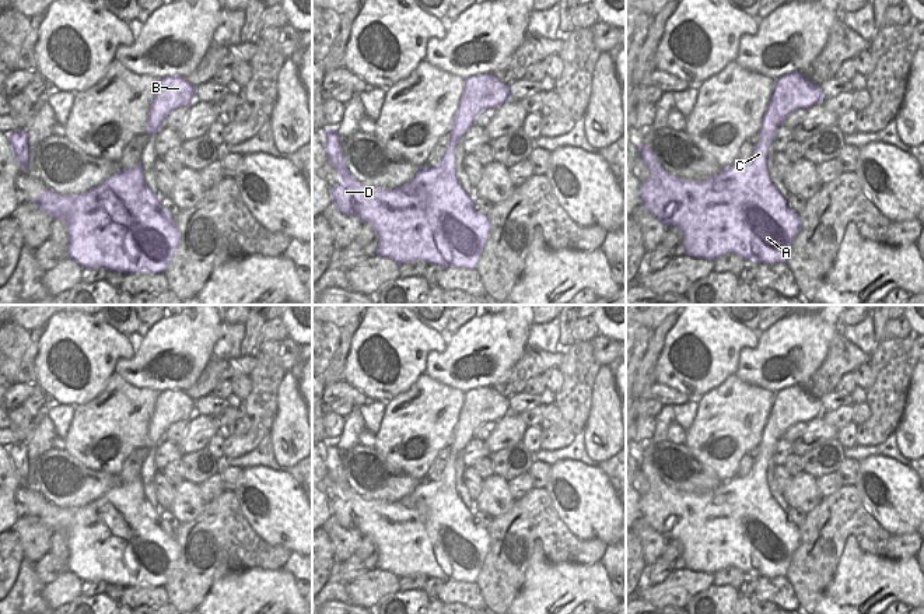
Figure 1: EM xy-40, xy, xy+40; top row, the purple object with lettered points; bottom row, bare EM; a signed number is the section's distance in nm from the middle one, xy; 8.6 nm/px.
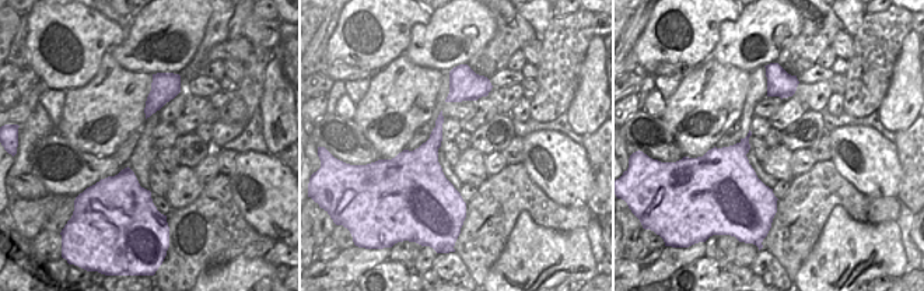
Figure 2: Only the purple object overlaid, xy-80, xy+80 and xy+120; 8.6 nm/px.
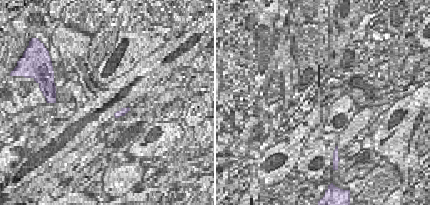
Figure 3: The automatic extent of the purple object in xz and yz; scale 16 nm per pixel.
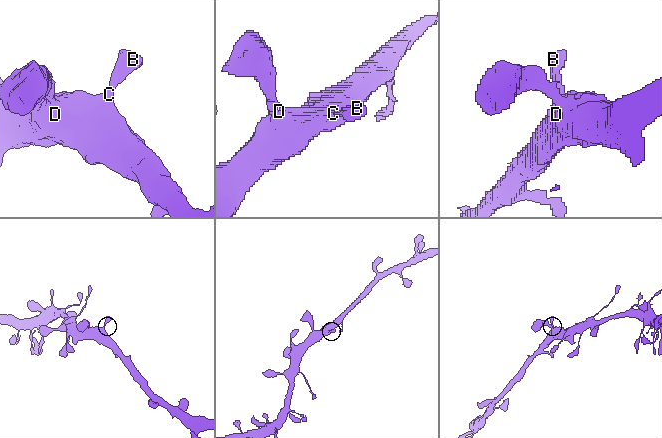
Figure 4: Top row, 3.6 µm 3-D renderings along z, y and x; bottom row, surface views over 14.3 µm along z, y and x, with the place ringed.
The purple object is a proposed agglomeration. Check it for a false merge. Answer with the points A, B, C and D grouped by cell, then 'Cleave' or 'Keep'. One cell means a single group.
Groups: A B C D. Keep.

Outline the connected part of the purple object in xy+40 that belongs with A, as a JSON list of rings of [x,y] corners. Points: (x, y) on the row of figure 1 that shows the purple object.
[[[792,71],[776,80],[774,92],[769,106],[763,115],[762,129],[759,130],[759,141],[750,158],[745,164],[734,164],[722,166],[713,178],[696,182],[676,178],[662,169],[657,157],[650,147],[640,143],[640,155],[650,171],[645,182],[640,183],[640,200],[648,213],[666,227],[679,228],[683,232],[685,255],[693,259],[715,260],[722,255],[735,253],[745,260],[755,260],[759,264],[785,263],[791,250],[792,241],[801,229],[801,218],[792,211],[787,200],[774,187],[767,173],[767,151],[773,144],[777,129],[784,123],[785,117],[797,109],[808,109],[823,99],[820,87],[808,81],[799,71]]]

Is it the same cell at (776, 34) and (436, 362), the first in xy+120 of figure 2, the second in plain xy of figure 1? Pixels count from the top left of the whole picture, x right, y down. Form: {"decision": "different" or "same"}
{"decision": "same"}

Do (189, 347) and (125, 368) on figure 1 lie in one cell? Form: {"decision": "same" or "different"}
{"decision": "same"}

